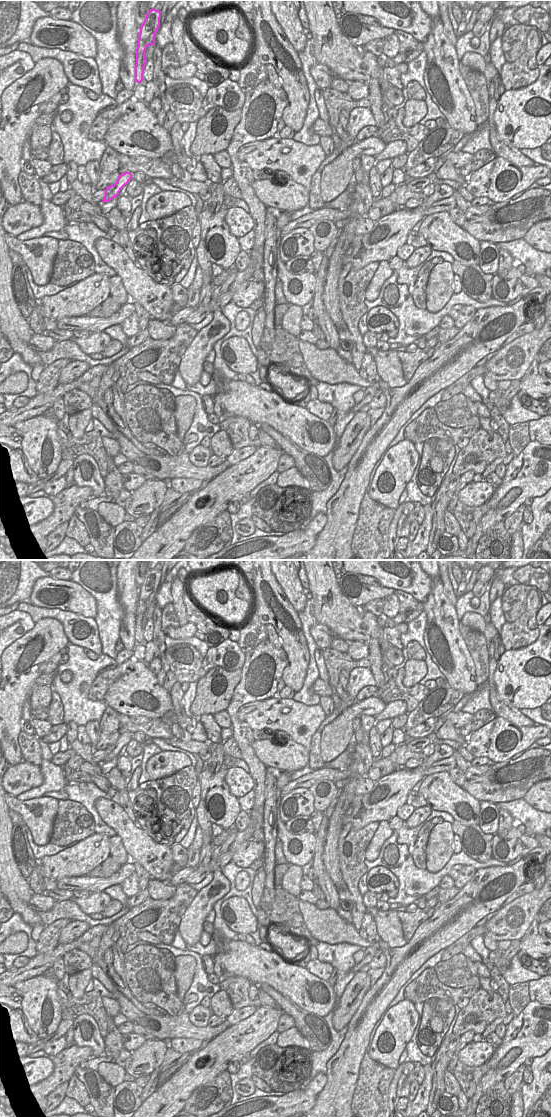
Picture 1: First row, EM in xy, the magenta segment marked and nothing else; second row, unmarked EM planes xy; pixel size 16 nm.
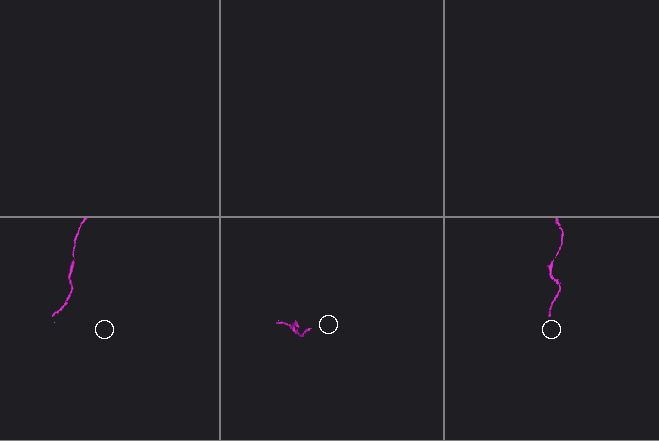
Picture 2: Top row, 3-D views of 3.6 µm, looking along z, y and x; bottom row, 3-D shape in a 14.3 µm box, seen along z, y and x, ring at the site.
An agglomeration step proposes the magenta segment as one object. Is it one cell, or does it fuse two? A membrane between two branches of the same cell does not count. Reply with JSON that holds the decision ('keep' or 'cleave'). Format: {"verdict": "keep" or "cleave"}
{"verdict": "keep"}

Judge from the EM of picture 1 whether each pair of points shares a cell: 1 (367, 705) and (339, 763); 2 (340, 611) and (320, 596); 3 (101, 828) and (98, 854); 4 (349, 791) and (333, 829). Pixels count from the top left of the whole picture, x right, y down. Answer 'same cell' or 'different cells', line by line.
1: different cells
2: same cell
3: different cells
4: same cell

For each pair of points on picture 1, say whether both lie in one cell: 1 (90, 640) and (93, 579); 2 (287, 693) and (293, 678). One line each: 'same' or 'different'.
1: different
2: different

